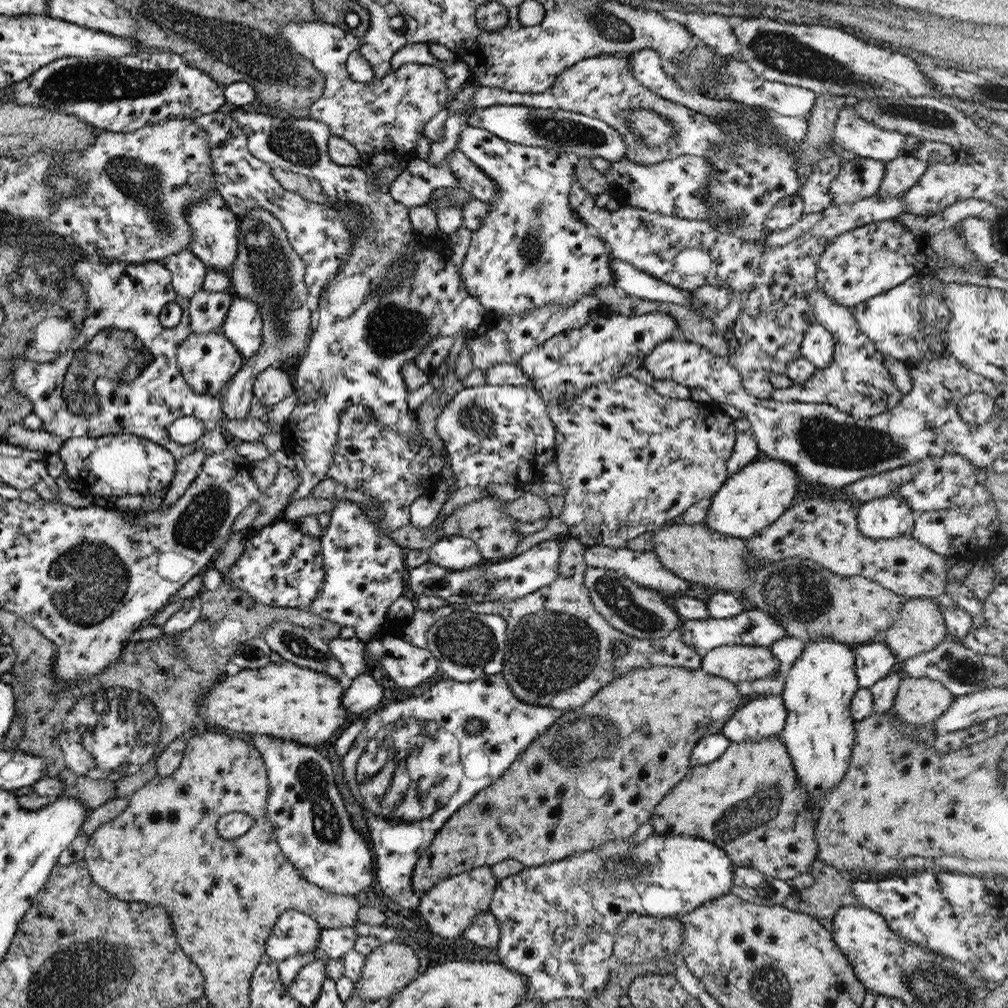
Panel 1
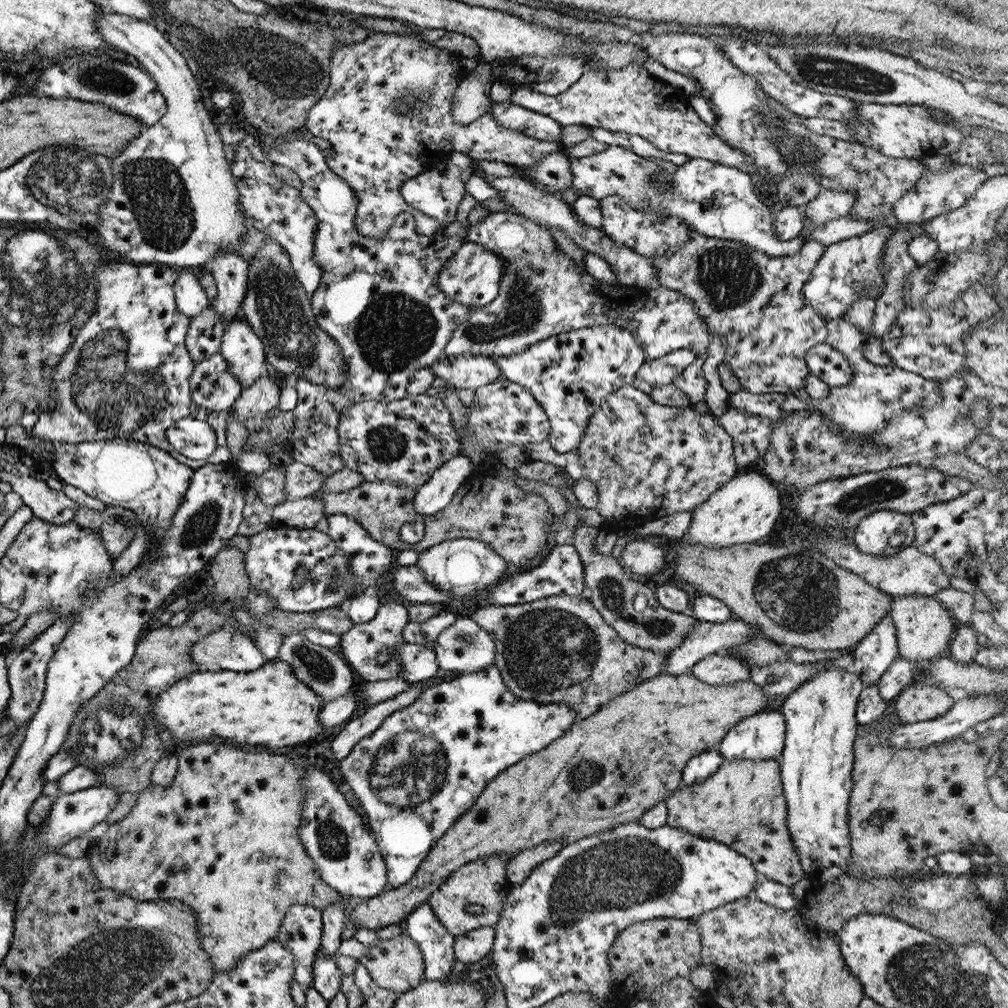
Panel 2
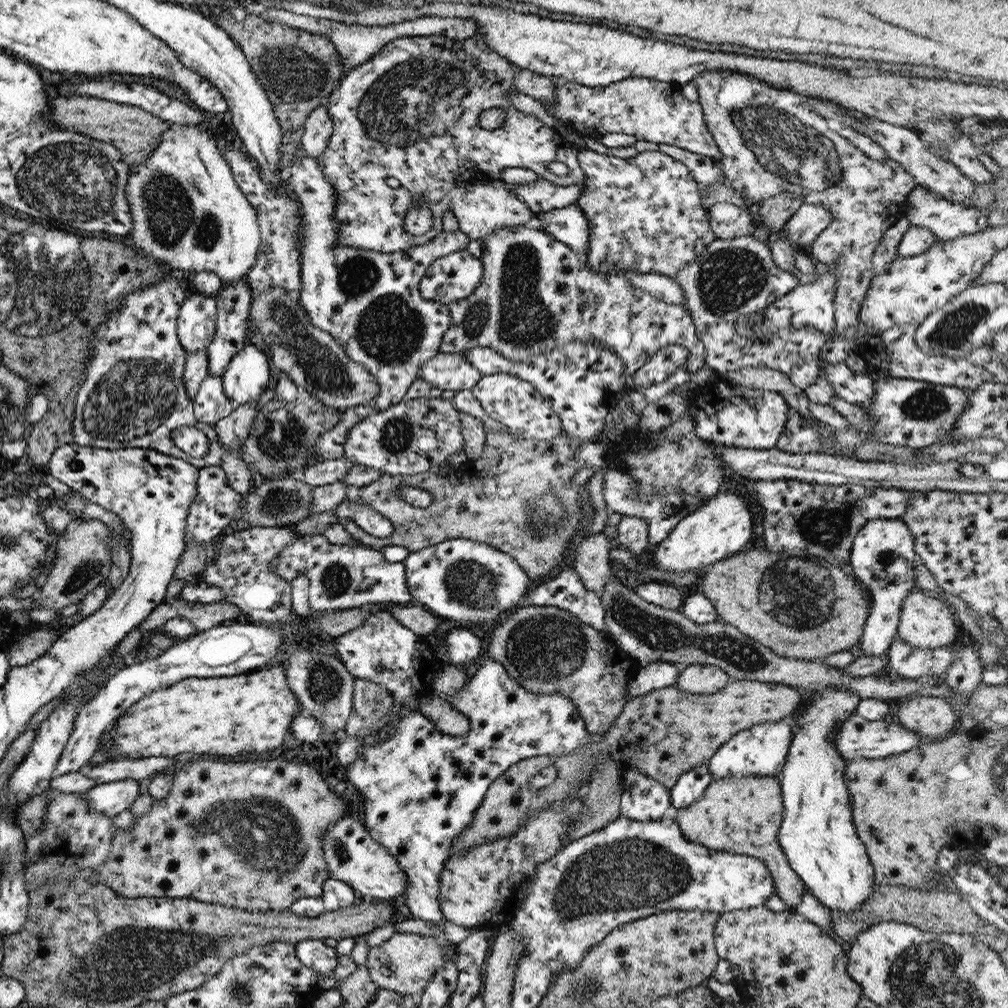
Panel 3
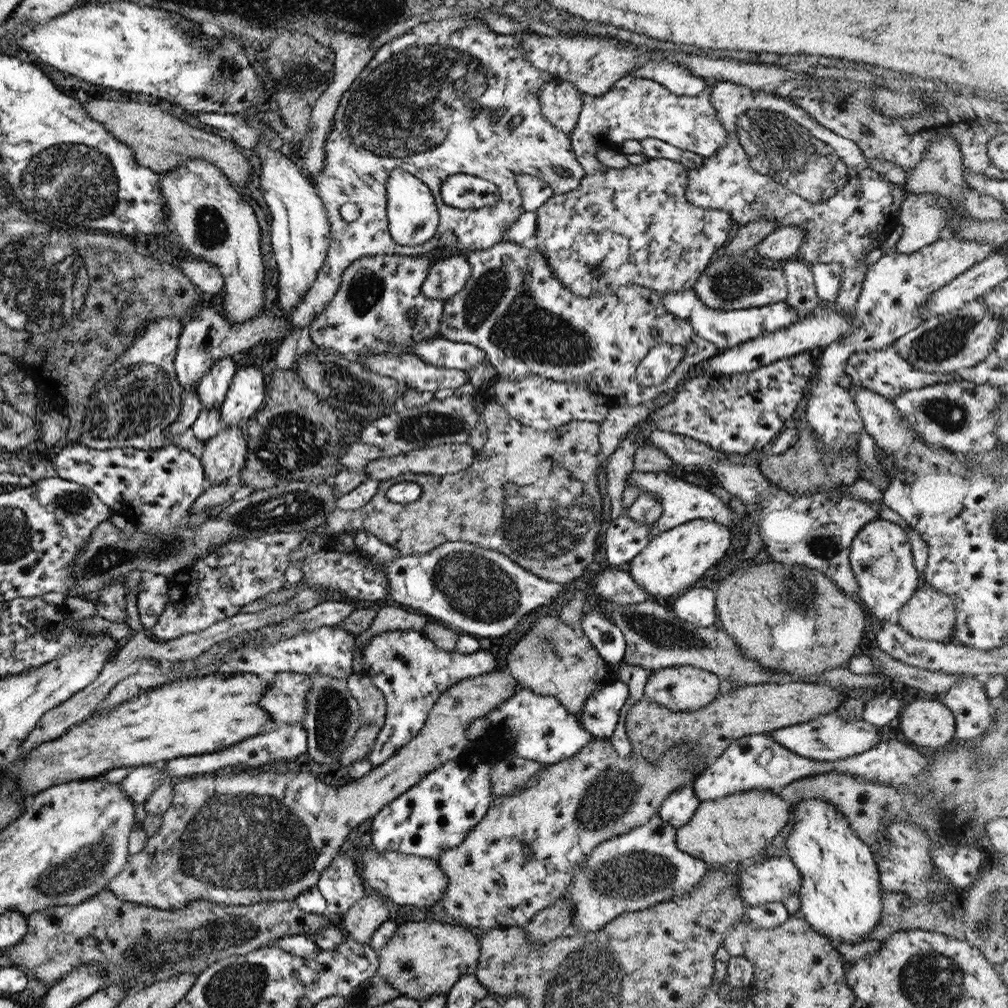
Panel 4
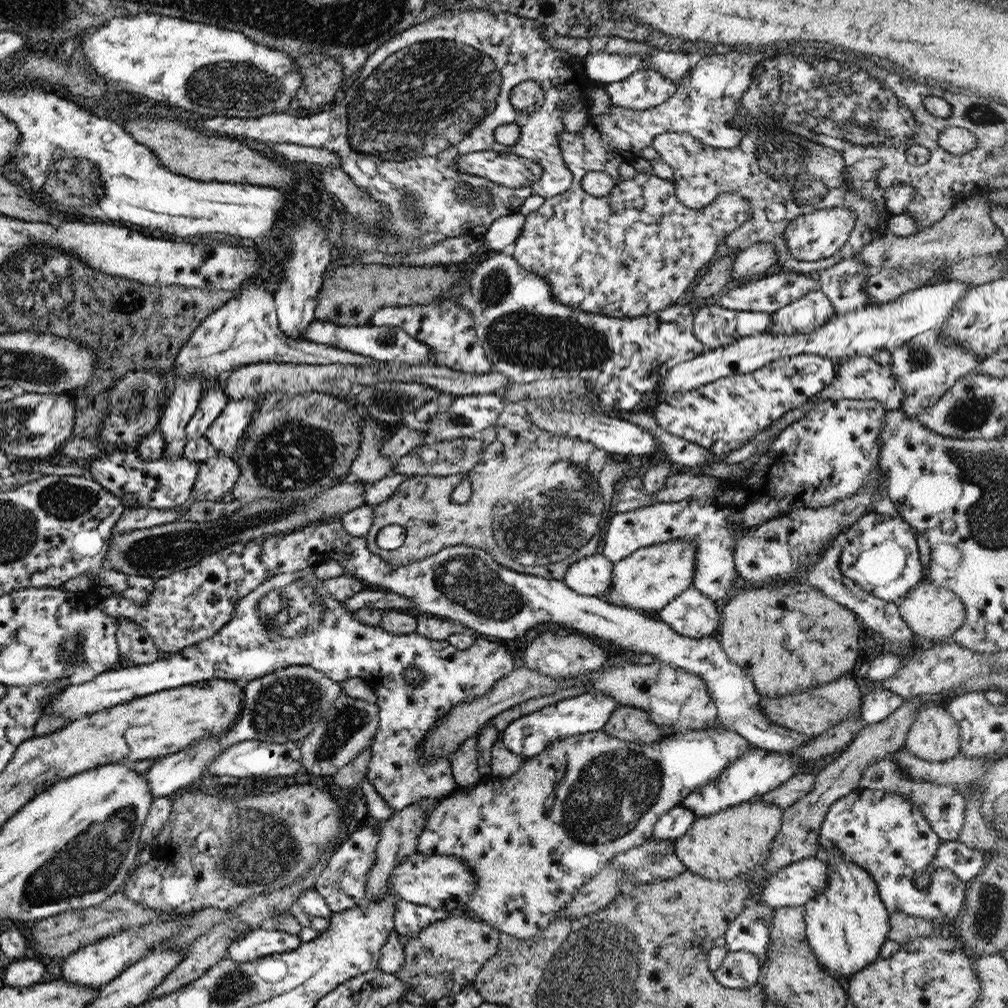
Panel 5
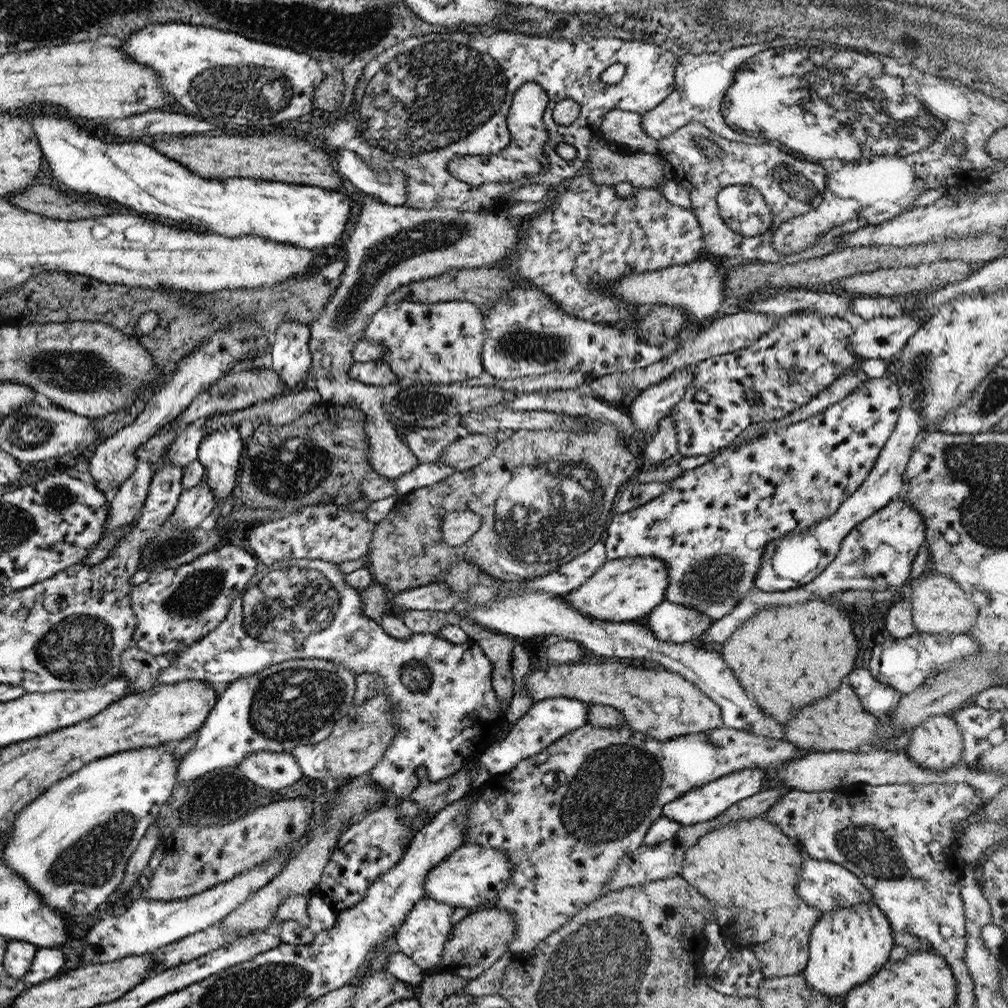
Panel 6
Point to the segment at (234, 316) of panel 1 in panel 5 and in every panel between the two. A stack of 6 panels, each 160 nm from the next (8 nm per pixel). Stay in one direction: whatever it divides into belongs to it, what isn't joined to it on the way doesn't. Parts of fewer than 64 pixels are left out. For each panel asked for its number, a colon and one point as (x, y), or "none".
2: (240, 348)
3: (245, 378)
4: (245, 394)
5: (222, 435)

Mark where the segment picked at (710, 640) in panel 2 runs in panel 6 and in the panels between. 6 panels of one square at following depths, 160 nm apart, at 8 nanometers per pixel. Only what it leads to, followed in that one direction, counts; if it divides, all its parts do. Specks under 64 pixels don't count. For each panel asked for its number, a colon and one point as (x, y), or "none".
3: (654, 675)
4: (599, 713)
5: (526, 736)
6: (546, 720)

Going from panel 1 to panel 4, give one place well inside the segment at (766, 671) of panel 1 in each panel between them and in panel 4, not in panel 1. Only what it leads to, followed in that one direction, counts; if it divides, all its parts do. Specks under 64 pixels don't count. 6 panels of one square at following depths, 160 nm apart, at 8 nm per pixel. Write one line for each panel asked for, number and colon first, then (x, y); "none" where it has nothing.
2: (720, 669)
3: (697, 678)
4: (685, 688)

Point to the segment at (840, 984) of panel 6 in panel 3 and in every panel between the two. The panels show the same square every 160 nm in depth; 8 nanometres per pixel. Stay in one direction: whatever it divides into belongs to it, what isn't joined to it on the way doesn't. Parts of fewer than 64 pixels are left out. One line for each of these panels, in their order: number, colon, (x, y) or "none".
3: (817, 836)
4: (840, 896)
5: (845, 925)

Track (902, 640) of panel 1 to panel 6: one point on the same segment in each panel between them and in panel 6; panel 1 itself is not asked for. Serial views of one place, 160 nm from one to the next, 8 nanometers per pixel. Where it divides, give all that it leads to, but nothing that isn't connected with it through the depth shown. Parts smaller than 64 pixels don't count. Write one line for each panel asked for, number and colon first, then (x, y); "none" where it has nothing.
2: (923, 628)
3: (925, 621)
4: (929, 615)
5: (933, 613)
6: (938, 605)

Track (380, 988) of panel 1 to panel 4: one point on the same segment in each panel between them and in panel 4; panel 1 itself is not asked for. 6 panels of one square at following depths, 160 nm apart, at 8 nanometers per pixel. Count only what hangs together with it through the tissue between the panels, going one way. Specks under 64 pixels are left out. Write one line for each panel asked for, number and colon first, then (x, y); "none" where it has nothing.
2: (395, 964)
3: (404, 963)
4: (423, 959)

